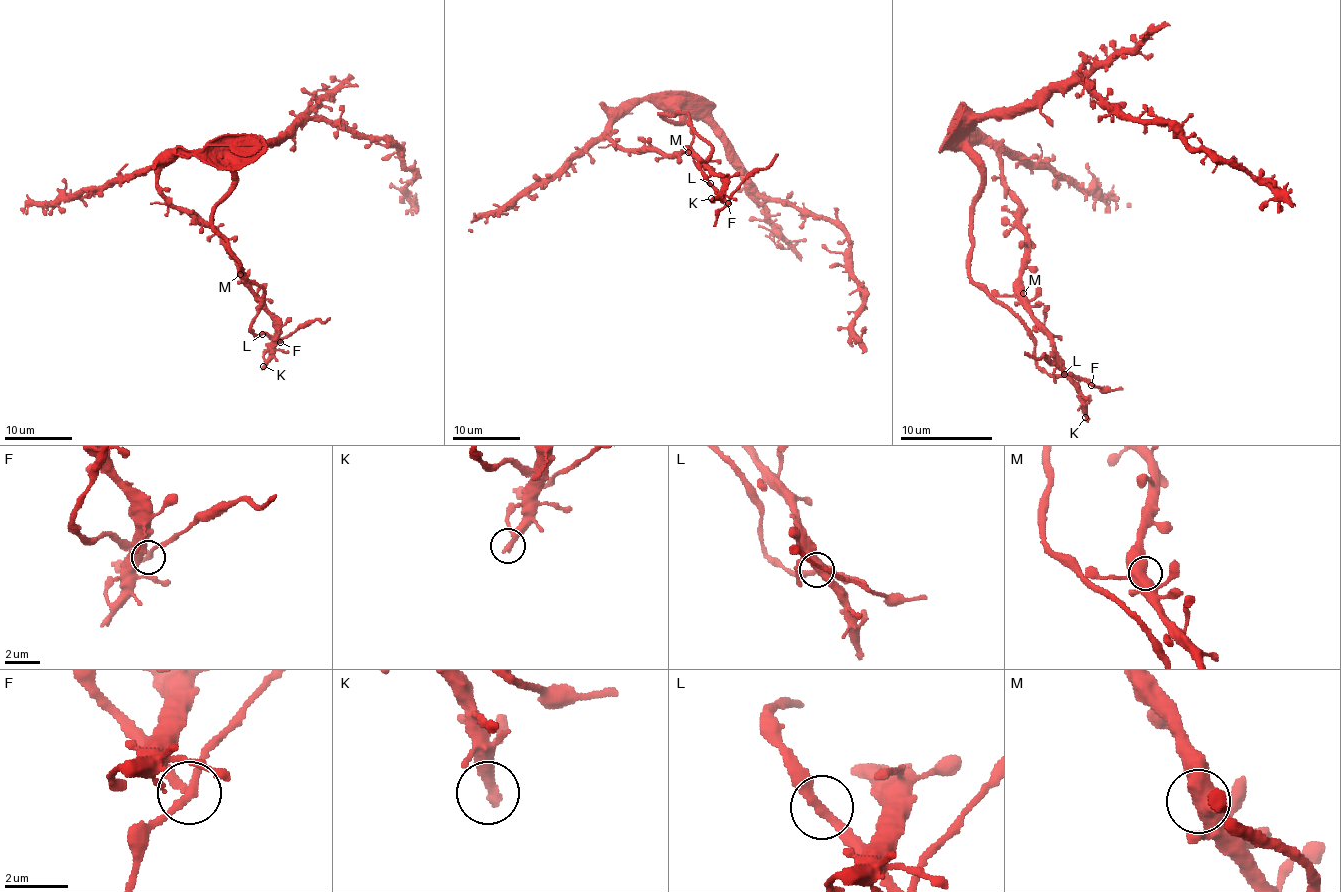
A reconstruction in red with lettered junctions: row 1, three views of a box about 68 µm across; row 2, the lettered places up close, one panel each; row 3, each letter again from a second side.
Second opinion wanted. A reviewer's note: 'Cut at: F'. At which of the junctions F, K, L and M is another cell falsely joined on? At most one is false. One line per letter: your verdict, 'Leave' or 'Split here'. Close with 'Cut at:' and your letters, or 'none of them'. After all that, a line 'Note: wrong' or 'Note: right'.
F: Split here
K: Leave
L: Leave
M: Leave
Cut at: F
Note: right

